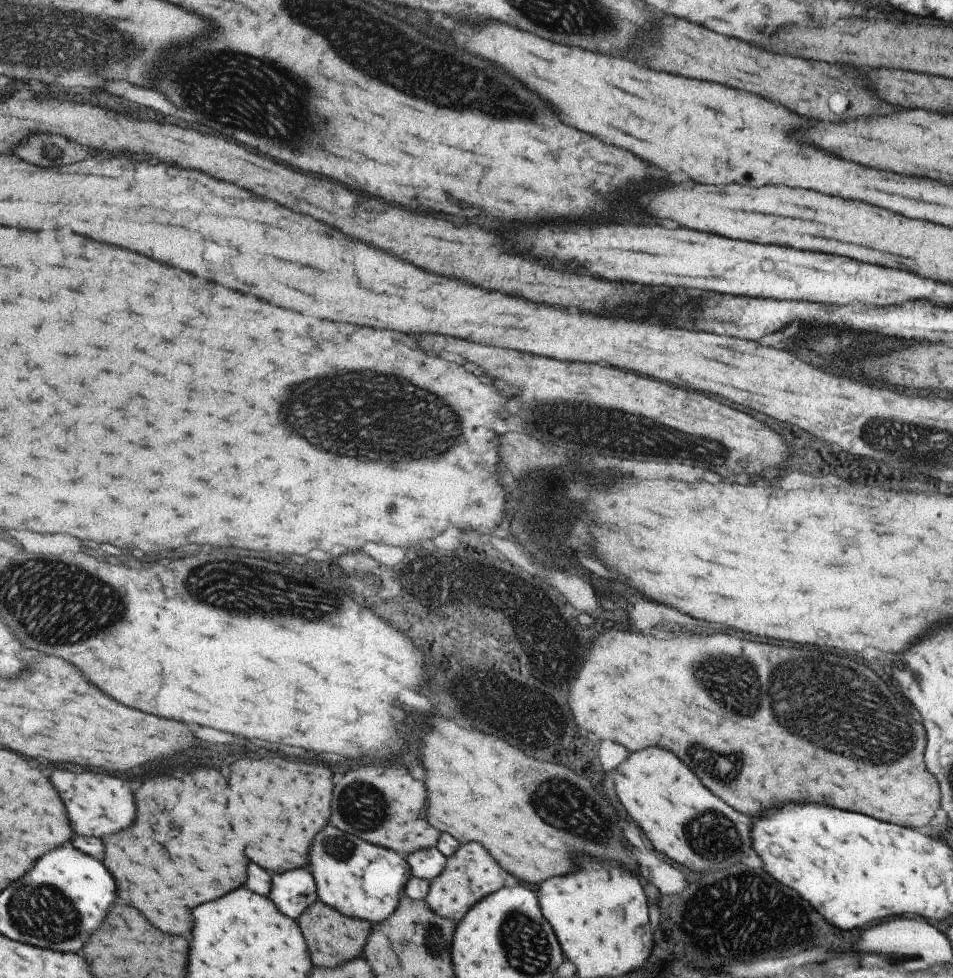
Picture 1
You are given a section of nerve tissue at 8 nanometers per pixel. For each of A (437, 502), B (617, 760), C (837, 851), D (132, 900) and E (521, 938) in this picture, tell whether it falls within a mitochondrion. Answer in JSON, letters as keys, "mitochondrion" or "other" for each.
{"A":"other","B":"other","C":"other","D":"other","E":"mitochondrion"}

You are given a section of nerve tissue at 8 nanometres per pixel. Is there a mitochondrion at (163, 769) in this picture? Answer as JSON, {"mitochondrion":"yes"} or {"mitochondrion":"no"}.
{"mitochondrion":"no"}

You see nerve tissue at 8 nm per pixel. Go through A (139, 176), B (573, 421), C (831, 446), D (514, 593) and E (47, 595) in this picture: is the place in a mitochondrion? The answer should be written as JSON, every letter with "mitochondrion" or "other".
{"A":"other","B":"mitochondrion","C":"other","D":"mitochondrion","E":"mitochondrion"}

